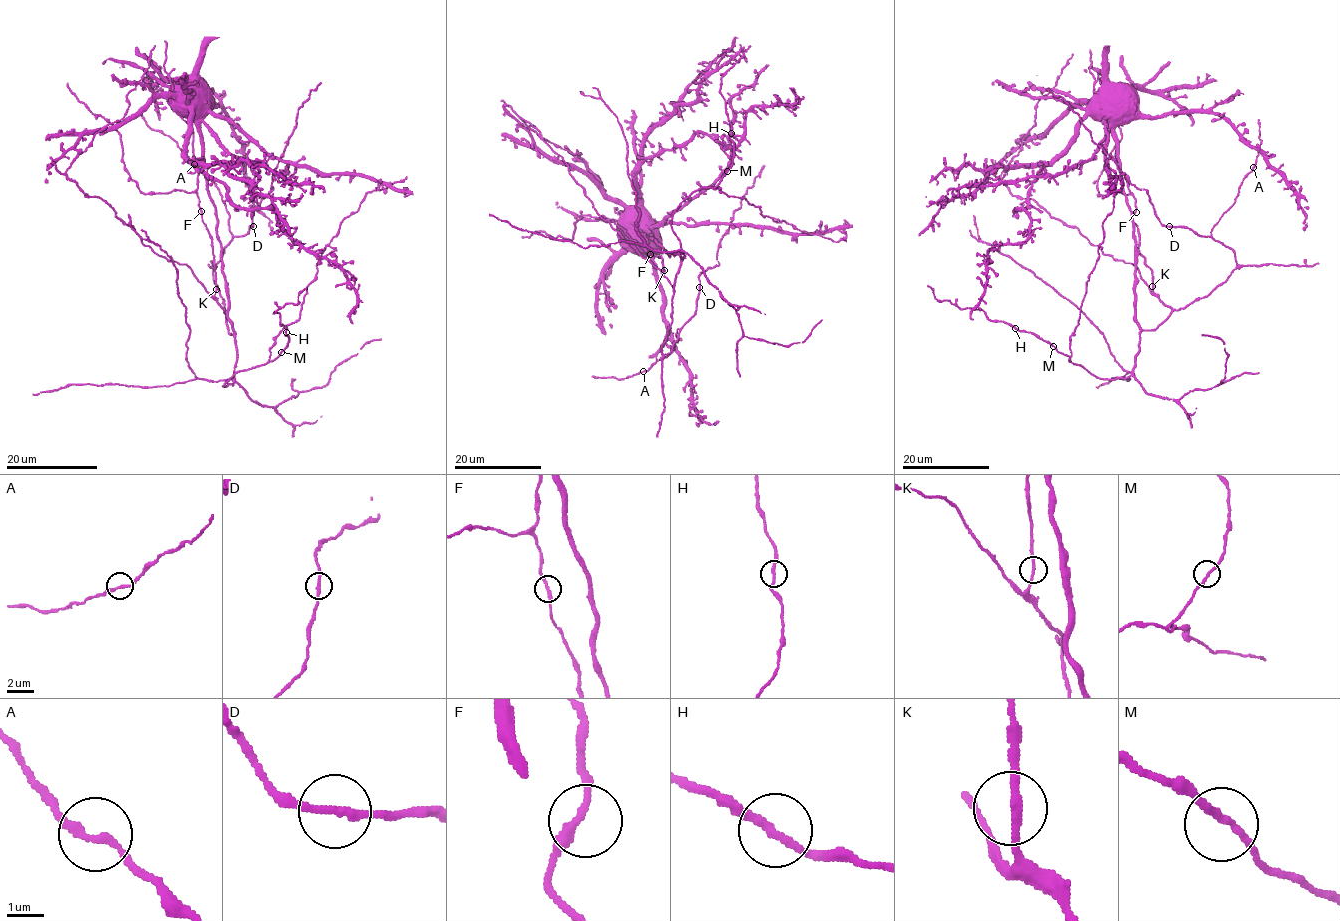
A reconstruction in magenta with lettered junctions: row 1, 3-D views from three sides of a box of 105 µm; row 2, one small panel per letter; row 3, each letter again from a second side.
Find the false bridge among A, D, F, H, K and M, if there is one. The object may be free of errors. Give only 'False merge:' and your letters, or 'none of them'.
False merge: none of them

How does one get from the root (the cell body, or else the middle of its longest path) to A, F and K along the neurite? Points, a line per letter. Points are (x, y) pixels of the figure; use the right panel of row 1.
A: (1105, 96), (1138, 252), (1173, 309), (1235, 268), (1211, 228), (1253, 167)
F: (1105, 96), (1101, 100), (1101, 119), (1115, 137), (1118, 170), (1124, 175), (1135, 199), (1136, 212)
K: (1105, 96), (1101, 119), (1115, 137), (1118, 170), (1135, 199), (1131, 221), (1152, 286)

